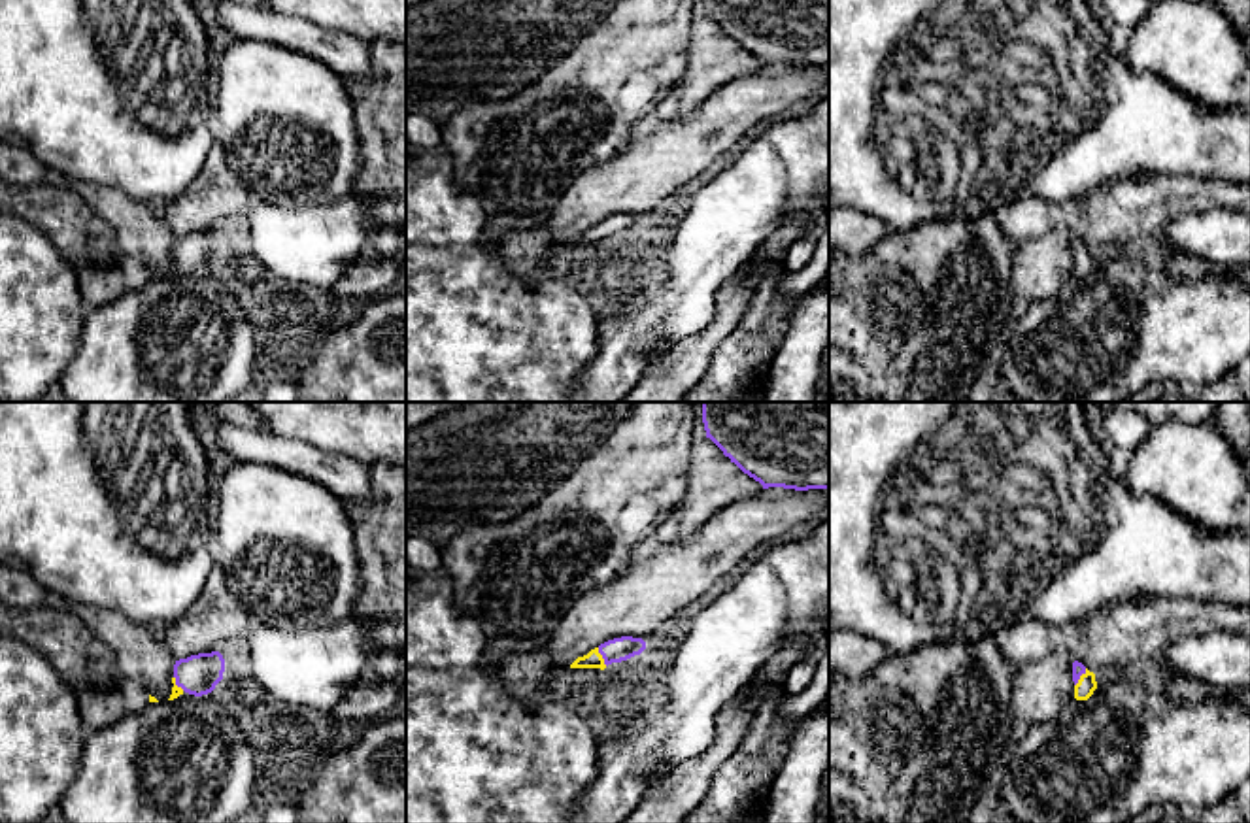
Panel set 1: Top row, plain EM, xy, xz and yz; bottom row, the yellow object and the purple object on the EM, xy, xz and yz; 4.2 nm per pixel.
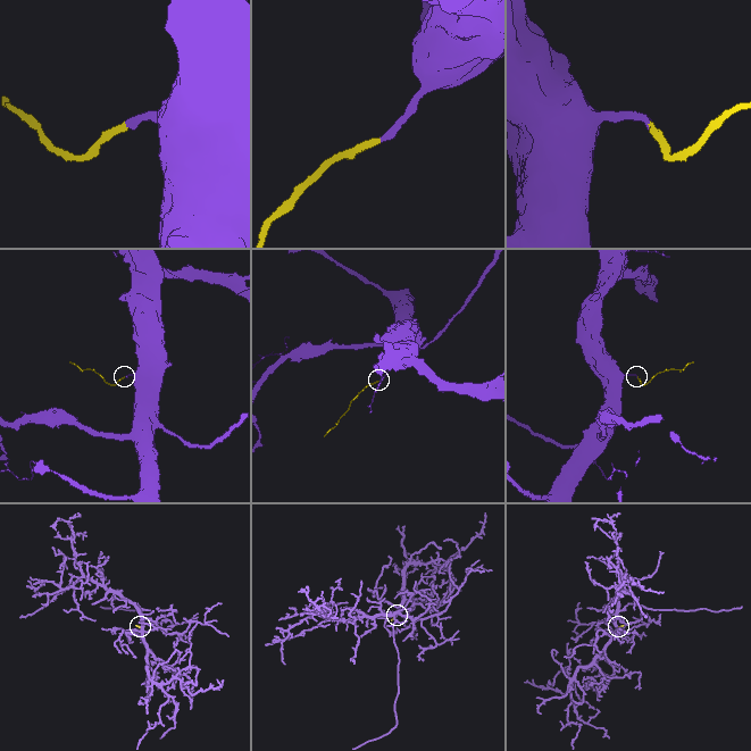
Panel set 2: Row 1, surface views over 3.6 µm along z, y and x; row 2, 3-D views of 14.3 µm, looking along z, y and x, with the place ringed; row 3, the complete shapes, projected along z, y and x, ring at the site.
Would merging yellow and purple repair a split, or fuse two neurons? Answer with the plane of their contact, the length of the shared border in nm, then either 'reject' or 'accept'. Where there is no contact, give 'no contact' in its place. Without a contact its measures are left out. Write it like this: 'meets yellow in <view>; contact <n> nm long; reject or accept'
meets yellow in yz; contact 90 nm long; accept

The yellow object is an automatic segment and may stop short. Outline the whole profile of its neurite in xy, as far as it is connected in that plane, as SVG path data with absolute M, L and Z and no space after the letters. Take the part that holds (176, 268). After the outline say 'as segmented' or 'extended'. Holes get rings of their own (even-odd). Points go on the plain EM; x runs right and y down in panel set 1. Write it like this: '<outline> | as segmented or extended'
M219 228L198 230L187 236L179 236L174 242L172 272L168 277L177 276L183 270L202 274L215 266L223 257L225 236Z | extended

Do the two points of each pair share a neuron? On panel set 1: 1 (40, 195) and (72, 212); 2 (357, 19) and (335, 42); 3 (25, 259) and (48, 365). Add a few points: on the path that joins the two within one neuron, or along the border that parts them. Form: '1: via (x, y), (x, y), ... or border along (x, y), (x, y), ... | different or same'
1: via (48, 202), (57, 212), (65, 212) | same
2: border along (304, 19), (350, 33), (367, 44) | different
3: via (25, 285), (25, 338) | same

